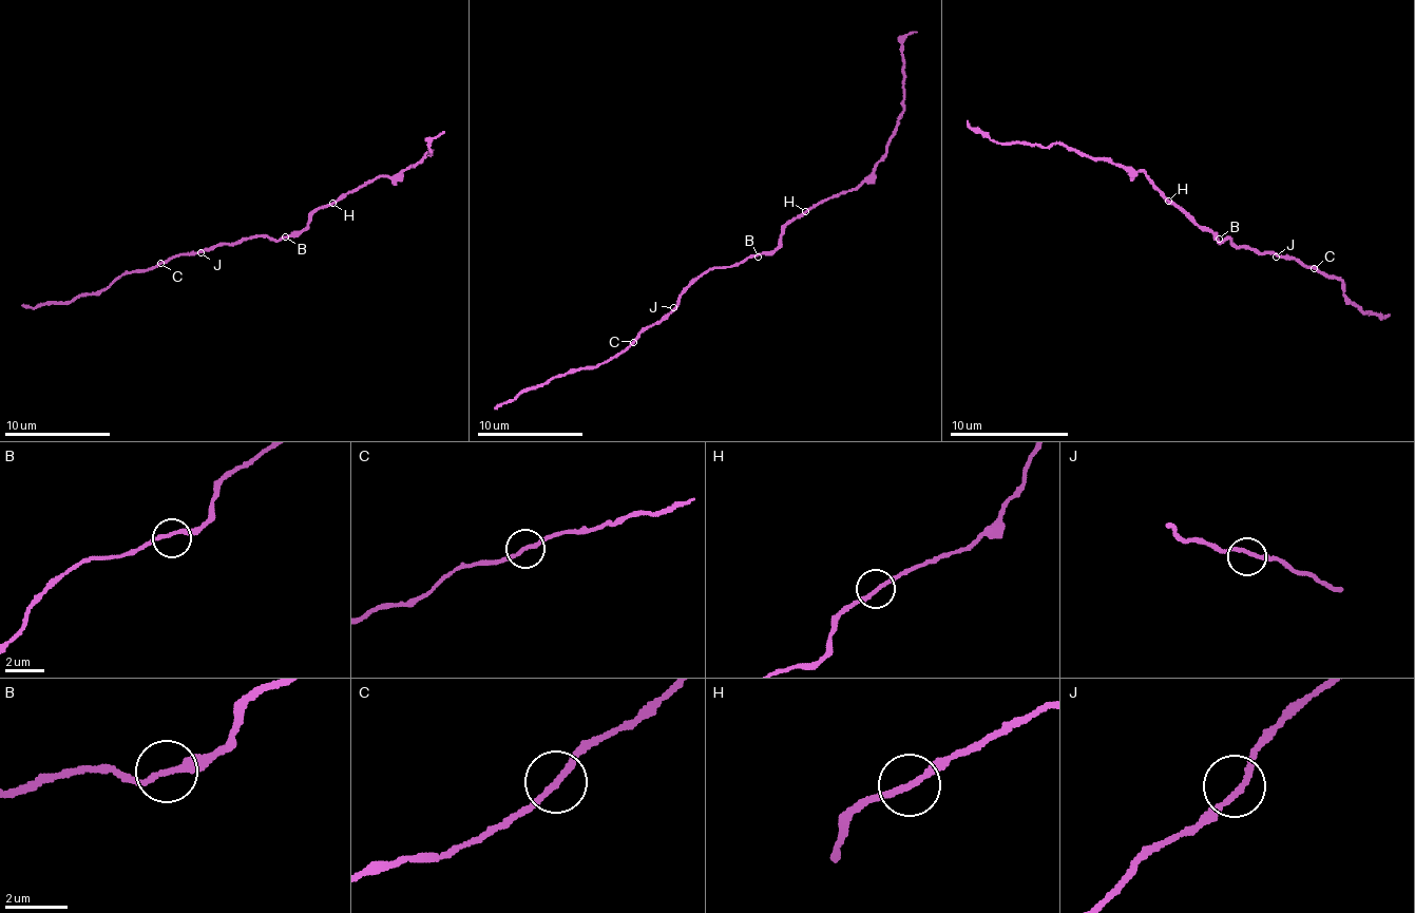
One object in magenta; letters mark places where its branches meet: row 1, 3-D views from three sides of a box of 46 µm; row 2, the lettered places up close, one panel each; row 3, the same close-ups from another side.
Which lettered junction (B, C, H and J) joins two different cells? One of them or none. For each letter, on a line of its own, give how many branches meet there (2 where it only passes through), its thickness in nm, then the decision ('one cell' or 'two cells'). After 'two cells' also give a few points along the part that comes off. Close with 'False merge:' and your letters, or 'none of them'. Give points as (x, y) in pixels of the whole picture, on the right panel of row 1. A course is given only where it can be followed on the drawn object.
B: branches 2; calibre 200 nm; one cell
C: branches 2; calibre 190 nm; one cell
H: branches 2; calibre 190 nm; two cells; course (1168, 200), (1142, 170), (1127, 170), (1062, 144), (1032, 147), (985, 137), (967, 119)
J: branches 2; calibre 190 nm; one cell
False merge: H

